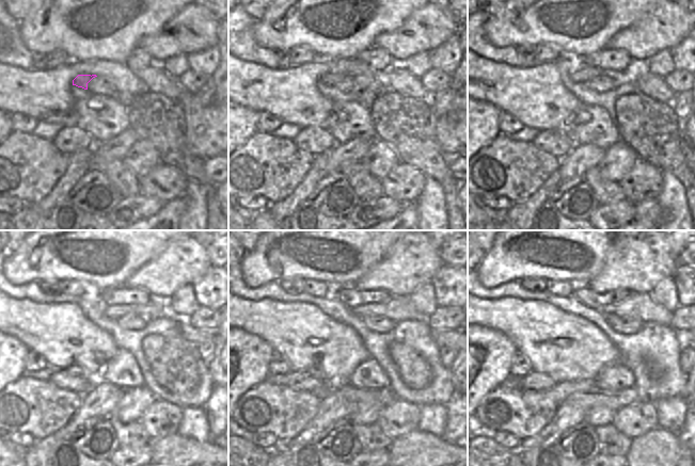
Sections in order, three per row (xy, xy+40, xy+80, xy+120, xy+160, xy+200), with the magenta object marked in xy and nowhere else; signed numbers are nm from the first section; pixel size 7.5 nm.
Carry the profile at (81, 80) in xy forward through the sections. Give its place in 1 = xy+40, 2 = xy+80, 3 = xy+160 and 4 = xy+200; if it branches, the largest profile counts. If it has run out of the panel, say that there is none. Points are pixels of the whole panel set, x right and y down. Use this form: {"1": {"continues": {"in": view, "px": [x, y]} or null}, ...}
{"1": {"continues": {"in": "xy+40", "px": [329, 79]}}, "2": {"continues": {"in": "xy+80", "px": [587, 74]}}, "3": {"continues": {"in": "xy+160", "px": [398, 308]}}, "4": {"continues": {"in": "xy+200", "px": [638, 305]}}}

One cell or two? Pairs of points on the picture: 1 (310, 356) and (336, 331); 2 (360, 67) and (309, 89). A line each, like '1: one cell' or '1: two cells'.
1: one cell
2: one cell

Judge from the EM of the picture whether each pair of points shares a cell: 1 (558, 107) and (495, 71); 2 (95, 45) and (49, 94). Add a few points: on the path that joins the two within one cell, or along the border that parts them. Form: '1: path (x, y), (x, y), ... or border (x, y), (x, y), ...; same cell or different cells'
1: path (542, 101), (534, 95), (515, 91), (511, 87); same cell
2: border (70, 59), (74, 61), (105, 60); different cells

